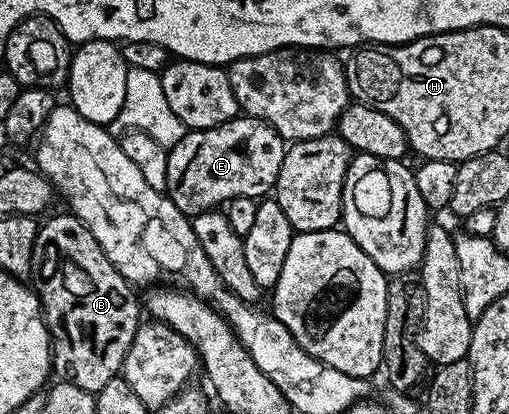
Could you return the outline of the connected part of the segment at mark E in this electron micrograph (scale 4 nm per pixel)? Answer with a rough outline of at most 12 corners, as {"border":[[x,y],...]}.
{"border":[[244,113],[186,130],[165,191],[190,217],[276,188],[286,140]]}

